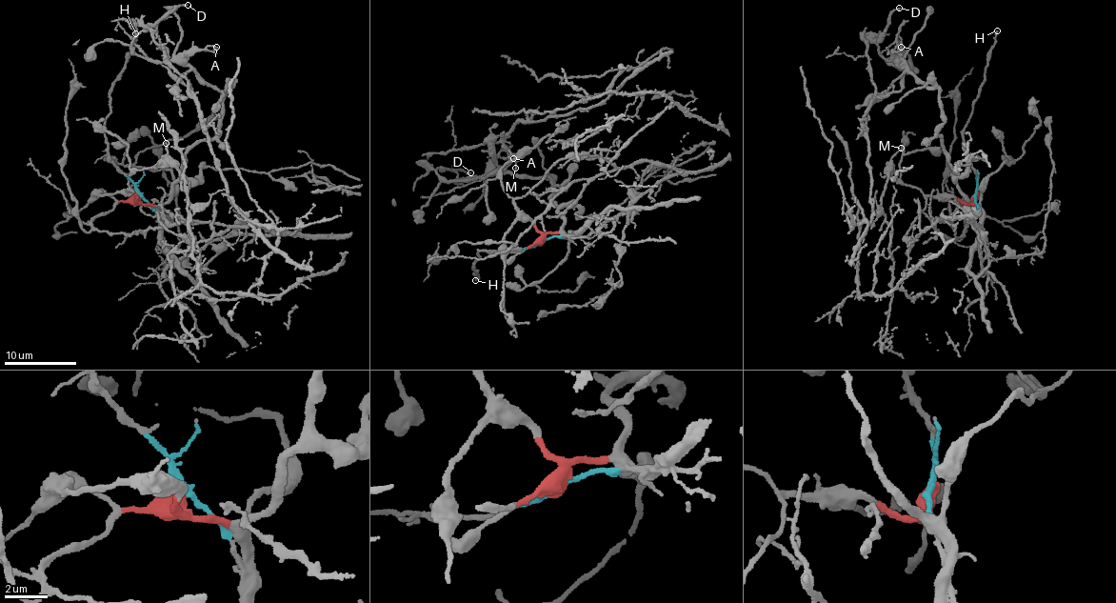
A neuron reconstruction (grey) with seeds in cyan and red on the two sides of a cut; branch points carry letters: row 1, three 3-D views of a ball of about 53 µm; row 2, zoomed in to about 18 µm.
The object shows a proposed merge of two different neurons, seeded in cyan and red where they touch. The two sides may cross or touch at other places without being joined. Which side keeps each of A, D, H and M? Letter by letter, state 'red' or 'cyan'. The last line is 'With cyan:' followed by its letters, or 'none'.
A: red
D: red
H: cyan
M: red
With cyan: H

